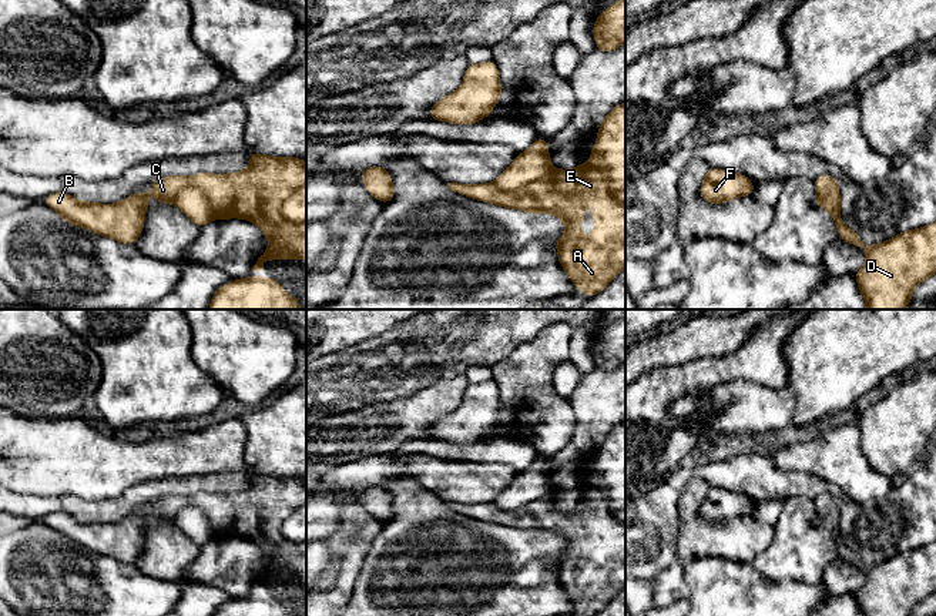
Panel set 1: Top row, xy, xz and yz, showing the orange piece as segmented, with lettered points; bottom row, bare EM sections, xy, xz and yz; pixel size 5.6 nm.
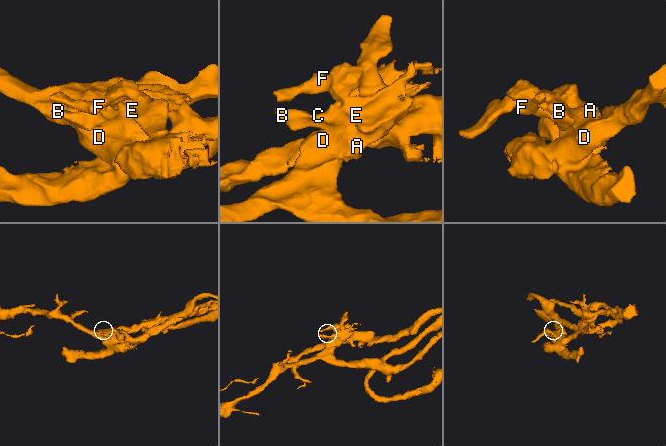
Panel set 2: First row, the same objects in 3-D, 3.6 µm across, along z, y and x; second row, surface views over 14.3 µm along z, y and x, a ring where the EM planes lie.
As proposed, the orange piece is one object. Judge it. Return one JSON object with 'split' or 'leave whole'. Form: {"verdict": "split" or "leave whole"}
{"verdict": "split"}

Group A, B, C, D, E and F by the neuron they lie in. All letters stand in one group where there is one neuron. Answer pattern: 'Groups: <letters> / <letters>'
Groups: A B C D E / F

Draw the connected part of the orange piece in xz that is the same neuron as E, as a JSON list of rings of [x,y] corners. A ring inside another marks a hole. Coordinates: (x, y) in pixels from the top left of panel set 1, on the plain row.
[[[584,479],[576,489],[551,489],[551,493],[526,503],[516,510],[503,510],[494,502],[490,503],[457,503],[447,502],[454,512],[473,519],[501,525],[504,528],[523,529],[529,533],[548,532],[560,538],[566,555],[553,560],[558,570],[558,582],[564,587],[570,600],[577,603],[584,616],[593,616],[603,610],[604,606],[623,589],[625,589],[625,522],[617,519],[608,508],[601,489],[587,485]],[[583,520],[593,520],[594,555],[581,556],[581,538],[586,526]]]

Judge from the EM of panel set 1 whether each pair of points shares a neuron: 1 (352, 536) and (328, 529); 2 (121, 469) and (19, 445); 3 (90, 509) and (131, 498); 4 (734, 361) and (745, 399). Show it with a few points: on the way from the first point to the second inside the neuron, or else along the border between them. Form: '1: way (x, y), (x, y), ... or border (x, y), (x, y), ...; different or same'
1: border (336, 528), (322, 539); different
2: way (96, 466), (71, 457), (44, 457); same
3: way (100, 509), (121, 508); same
4: border (772, 387), (731, 381), (720, 384), (708, 392); different

